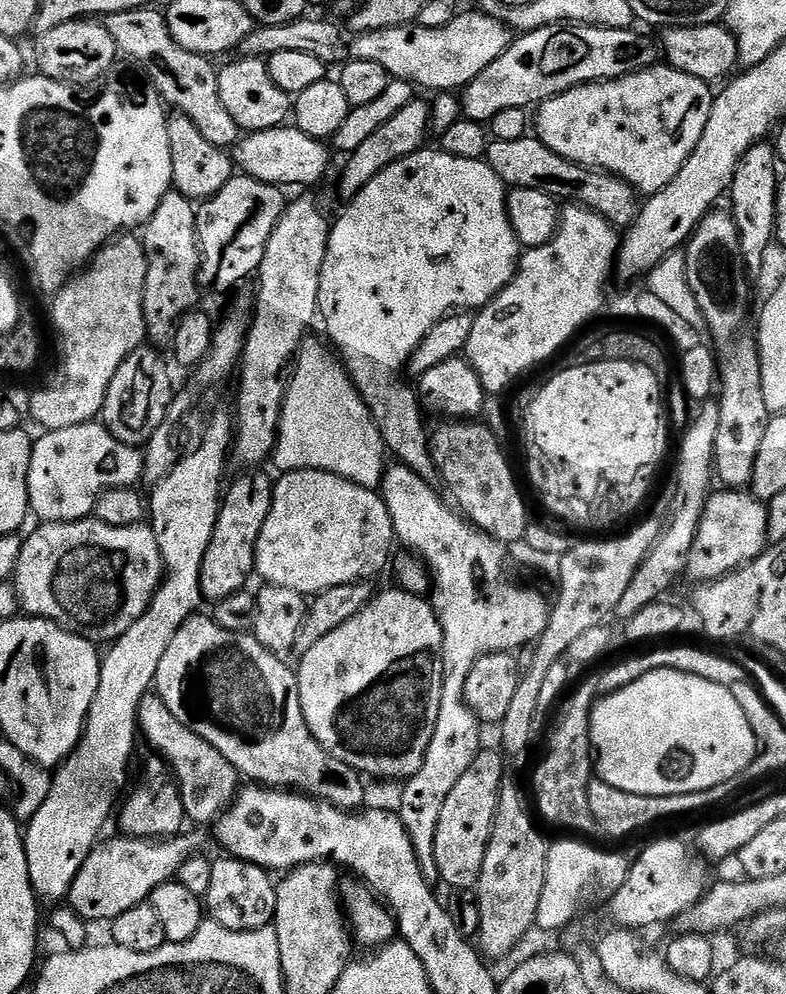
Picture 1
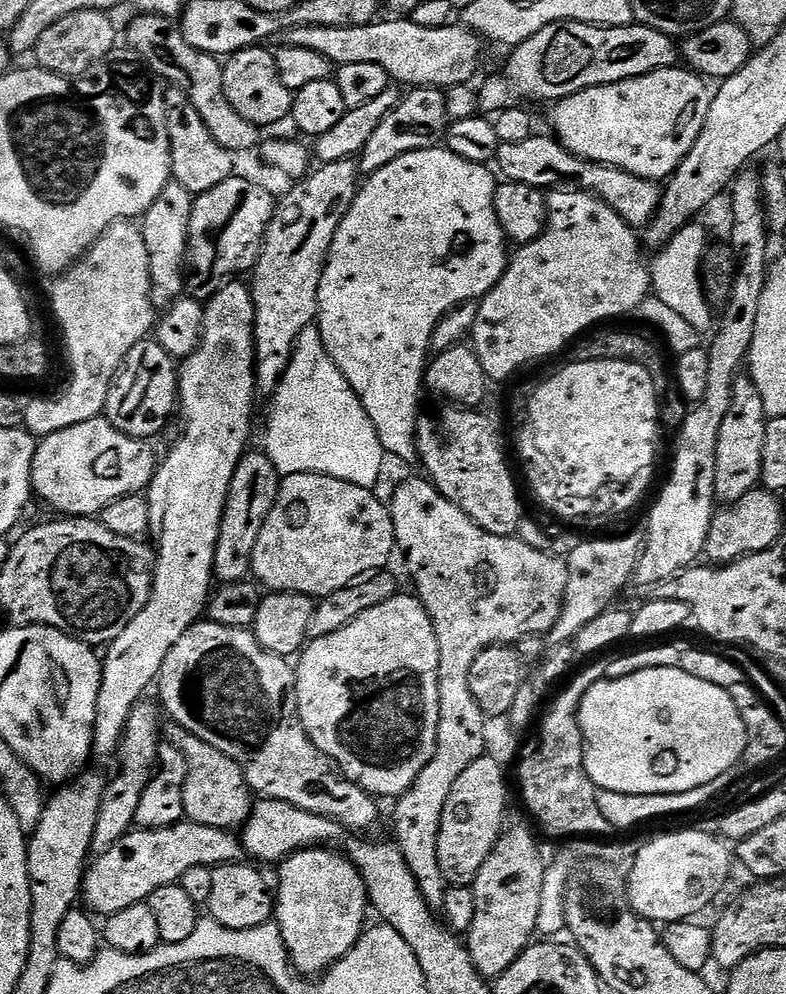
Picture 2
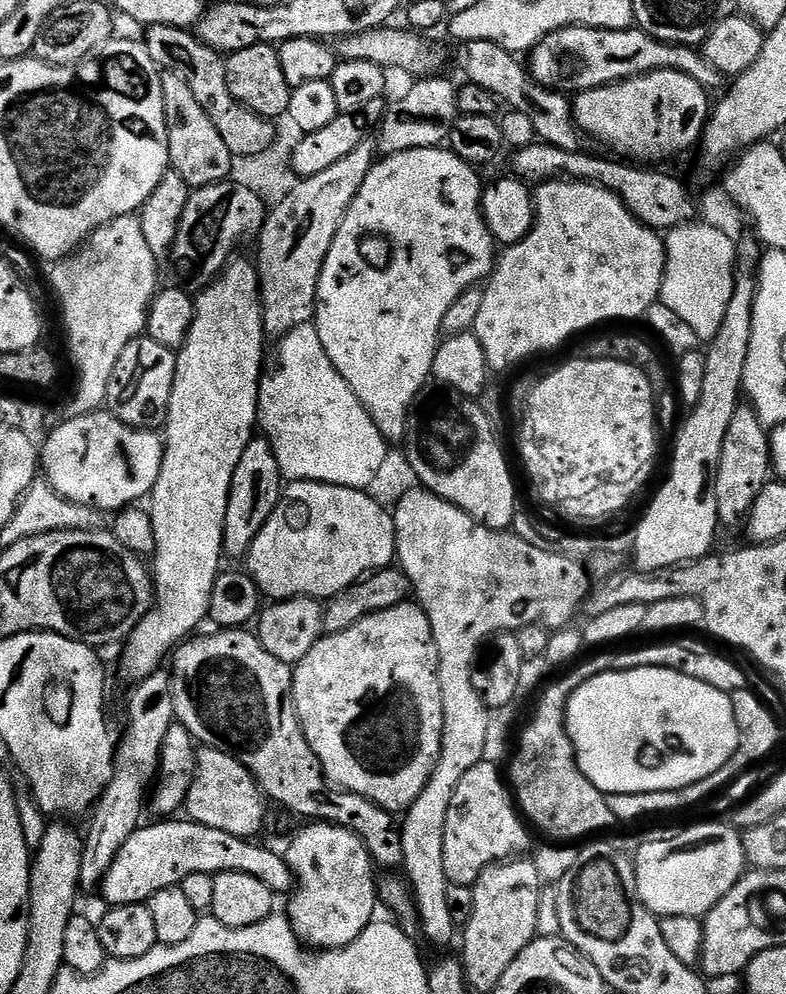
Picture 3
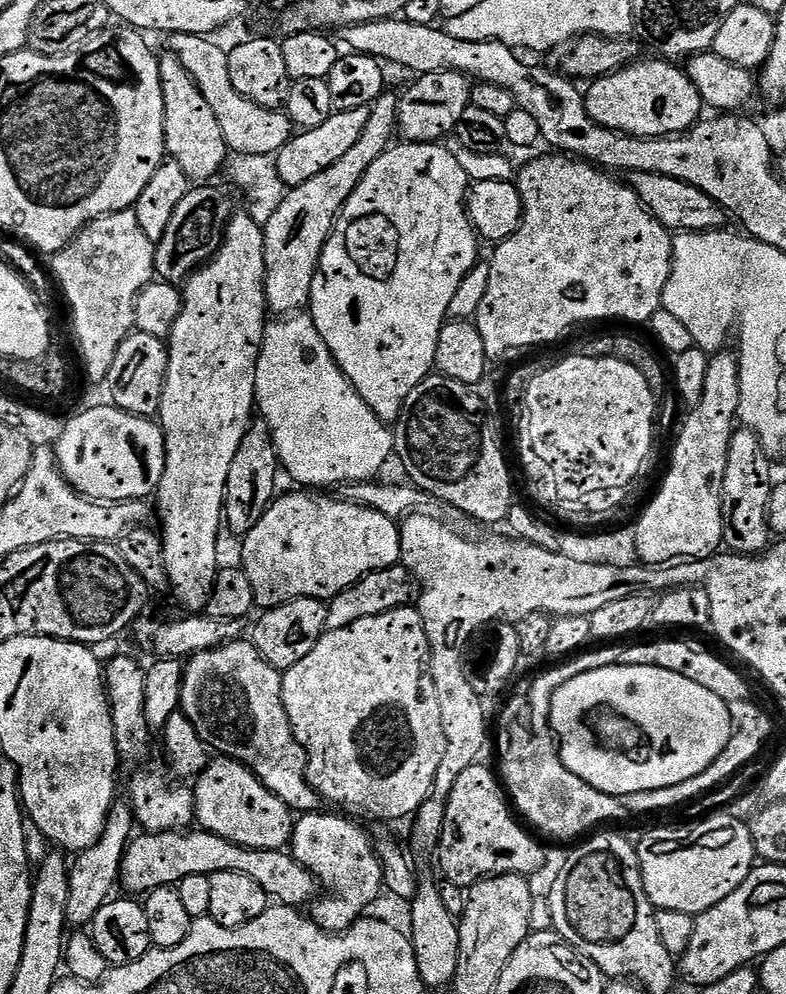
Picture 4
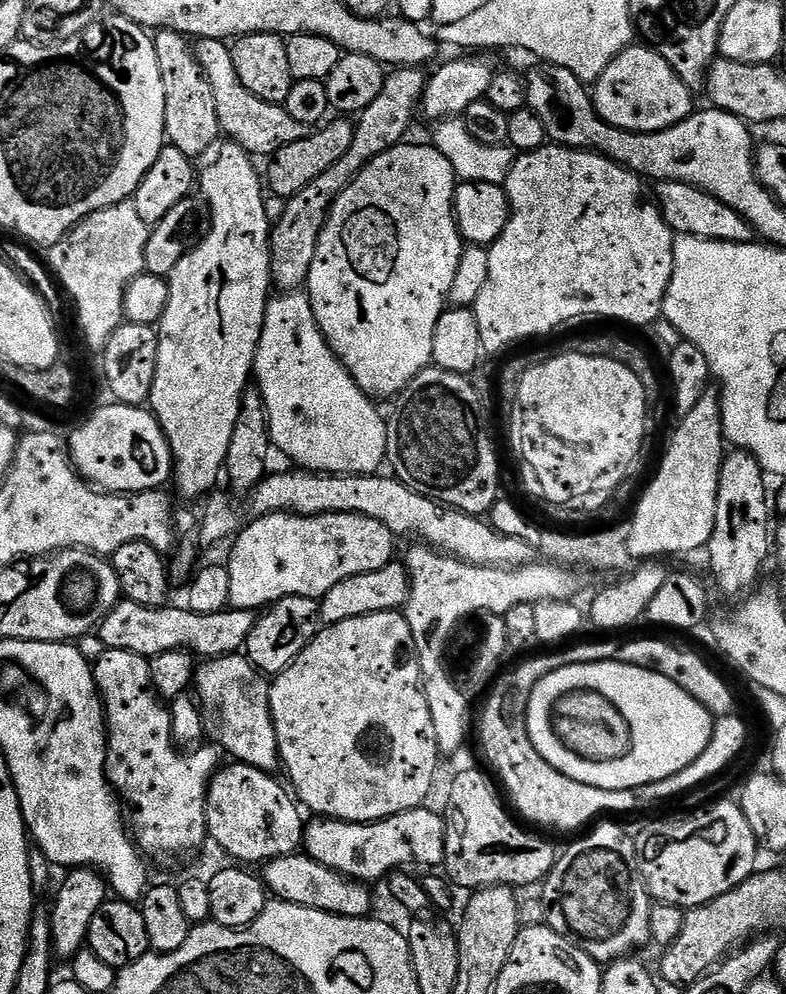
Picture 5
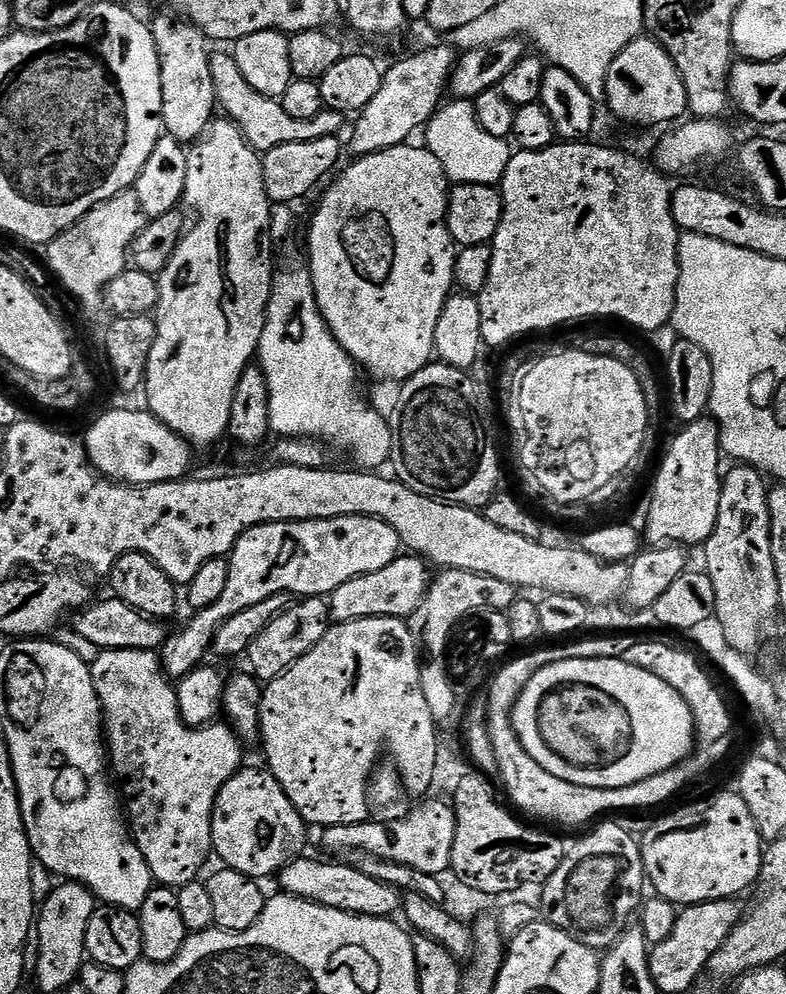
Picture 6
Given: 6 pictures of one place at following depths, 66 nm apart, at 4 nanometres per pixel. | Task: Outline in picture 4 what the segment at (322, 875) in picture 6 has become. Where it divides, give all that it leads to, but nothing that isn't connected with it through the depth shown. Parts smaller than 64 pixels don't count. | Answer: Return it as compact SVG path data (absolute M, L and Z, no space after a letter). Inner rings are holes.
M192 831L137 835L124 851L124 861L120 867L119 883L128 891L125 893L147 894L162 886L175 886L182 882L182 878L190 878L190 874L213 876L216 872L233 872L246 874L246 878L254 878L254 882L258 882L258 886L266 890L269 901L285 908L300 910L317 899L318 885L314 874L310 874L310 870L306 870L302 862L294 859L291 851L254 850L238 846L213 832Z

